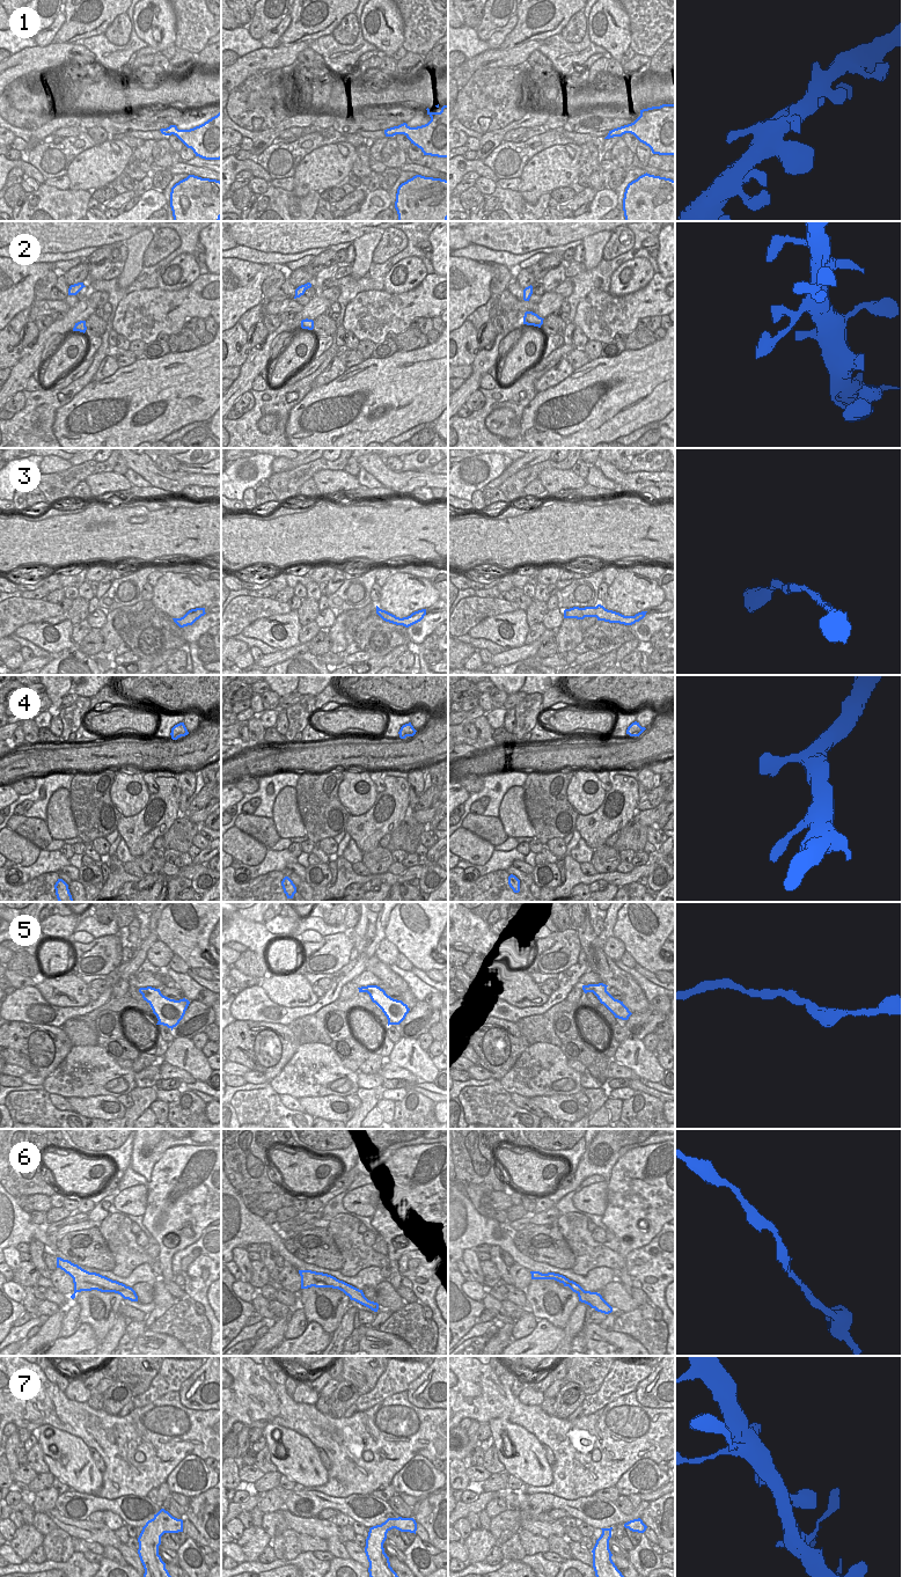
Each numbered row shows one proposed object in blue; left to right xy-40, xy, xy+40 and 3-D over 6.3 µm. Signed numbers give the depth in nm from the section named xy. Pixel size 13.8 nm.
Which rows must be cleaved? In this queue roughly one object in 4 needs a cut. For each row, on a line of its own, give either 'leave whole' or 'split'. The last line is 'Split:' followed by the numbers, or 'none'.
1: leave whole
2: leave whole
3: leave whole
4: leave whole
5: leave whole
6: leave whole
7: leave whole
Split: none

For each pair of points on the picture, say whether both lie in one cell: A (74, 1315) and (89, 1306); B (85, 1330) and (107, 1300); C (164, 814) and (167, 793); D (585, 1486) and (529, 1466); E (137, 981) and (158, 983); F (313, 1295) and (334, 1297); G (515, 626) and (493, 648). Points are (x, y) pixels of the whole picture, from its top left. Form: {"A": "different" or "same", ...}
{"A": "different", "B": "different", "C": "same", "D": "different", "E": "same", "F": "same", "G": "different"}

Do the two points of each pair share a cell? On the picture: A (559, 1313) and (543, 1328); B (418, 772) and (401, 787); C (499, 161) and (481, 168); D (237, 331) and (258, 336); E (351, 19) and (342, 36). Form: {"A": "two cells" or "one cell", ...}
{"A": "two cells", "B": "two cells", "C": "two cells", "D": "two cells", "E": "one cell"}

